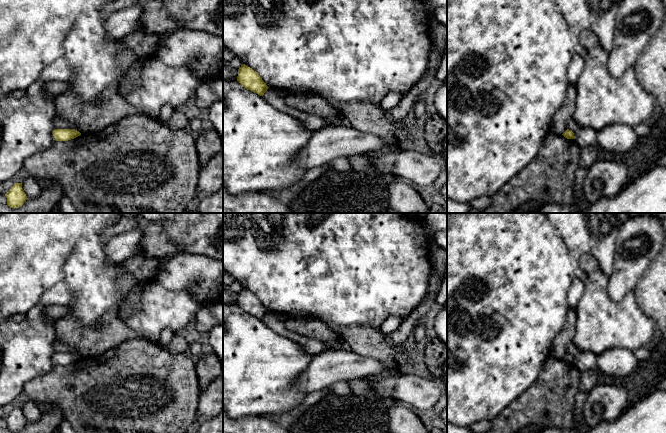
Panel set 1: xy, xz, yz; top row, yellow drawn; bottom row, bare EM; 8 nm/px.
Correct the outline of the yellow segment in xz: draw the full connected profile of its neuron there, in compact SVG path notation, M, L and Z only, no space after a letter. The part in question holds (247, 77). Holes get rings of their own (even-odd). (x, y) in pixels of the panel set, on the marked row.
M242 64L238 69L237 81L247 90L250 90L260 96L269 88L262 80L260 75L252 68Z

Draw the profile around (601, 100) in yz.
M600 43L587 49L585 66L576 82L576 99L573 120L580 127L601 131L611 124L626 124L630 127L644 123L654 110L654 98L641 86L634 67L621 78L611 76L608 69L608 53Z

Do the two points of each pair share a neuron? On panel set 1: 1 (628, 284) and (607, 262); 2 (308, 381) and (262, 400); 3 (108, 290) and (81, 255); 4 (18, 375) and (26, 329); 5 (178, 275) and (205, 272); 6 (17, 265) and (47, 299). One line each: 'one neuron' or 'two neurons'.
1: two neurons
2: two neurons
3: one neuron
4: one neuron
5: one neuron
6: two neurons

